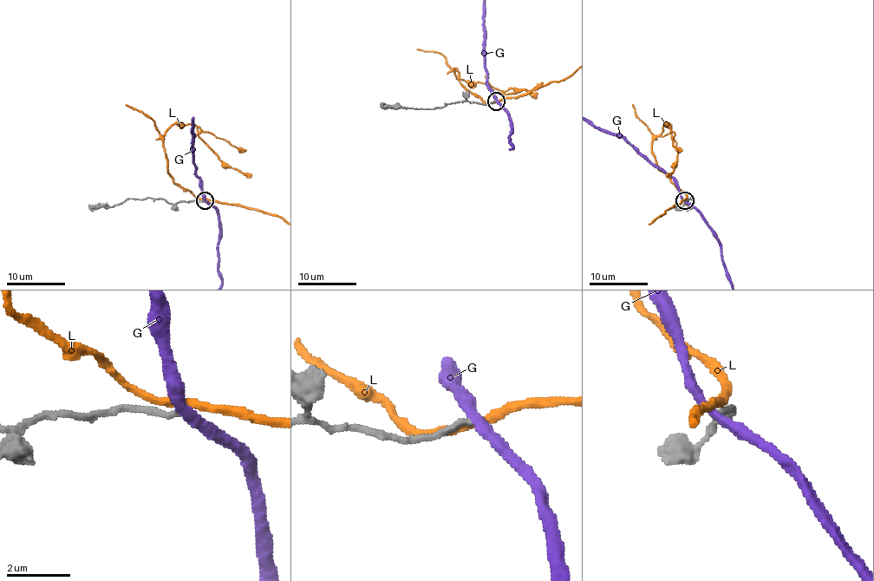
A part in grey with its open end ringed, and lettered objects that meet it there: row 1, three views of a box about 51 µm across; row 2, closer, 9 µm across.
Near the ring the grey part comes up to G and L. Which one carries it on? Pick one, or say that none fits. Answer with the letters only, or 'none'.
none

